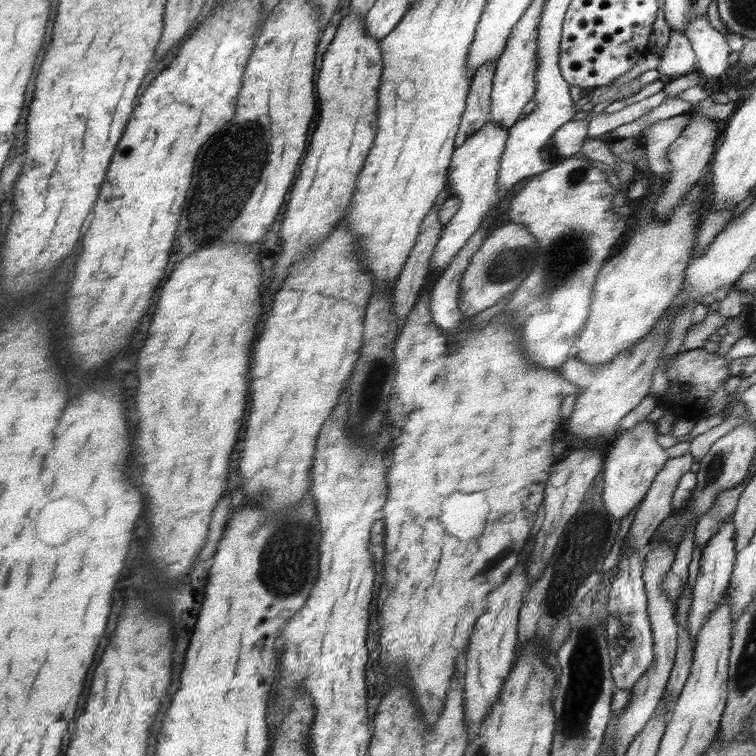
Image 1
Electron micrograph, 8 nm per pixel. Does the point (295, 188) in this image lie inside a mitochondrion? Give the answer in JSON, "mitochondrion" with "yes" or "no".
{"mitochondrion":"no"}

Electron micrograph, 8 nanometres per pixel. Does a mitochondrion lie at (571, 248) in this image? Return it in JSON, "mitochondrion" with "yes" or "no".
{"mitochondrion":"yes"}

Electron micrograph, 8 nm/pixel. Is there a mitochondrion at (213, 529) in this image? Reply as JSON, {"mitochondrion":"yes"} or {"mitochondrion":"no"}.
{"mitochondrion":"no"}

